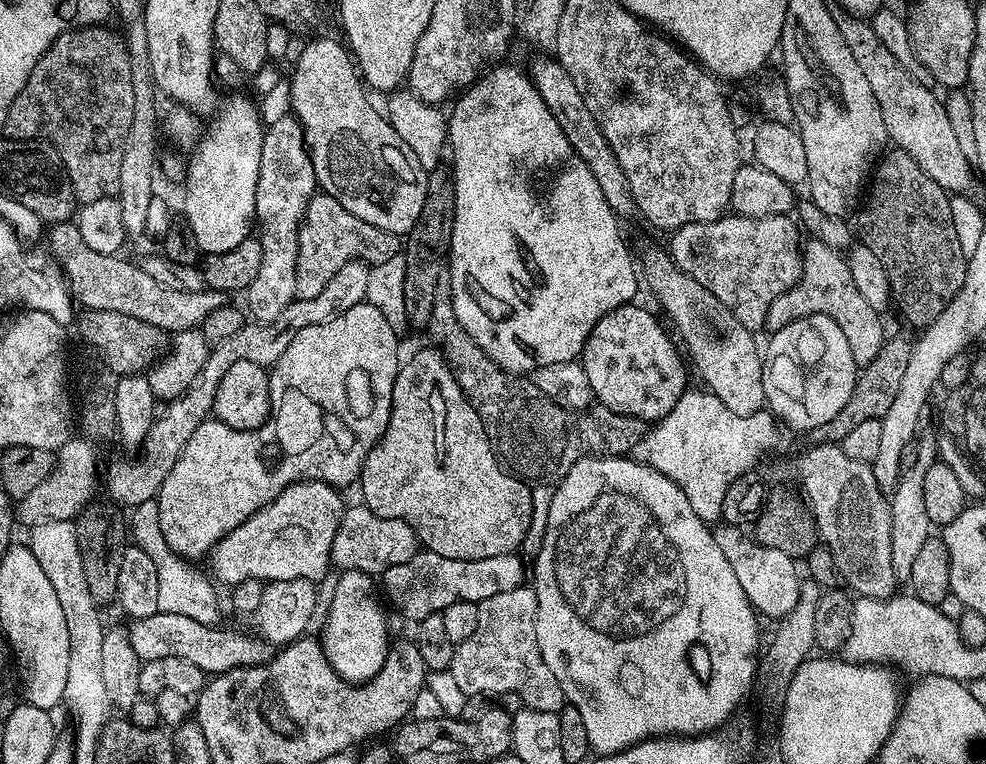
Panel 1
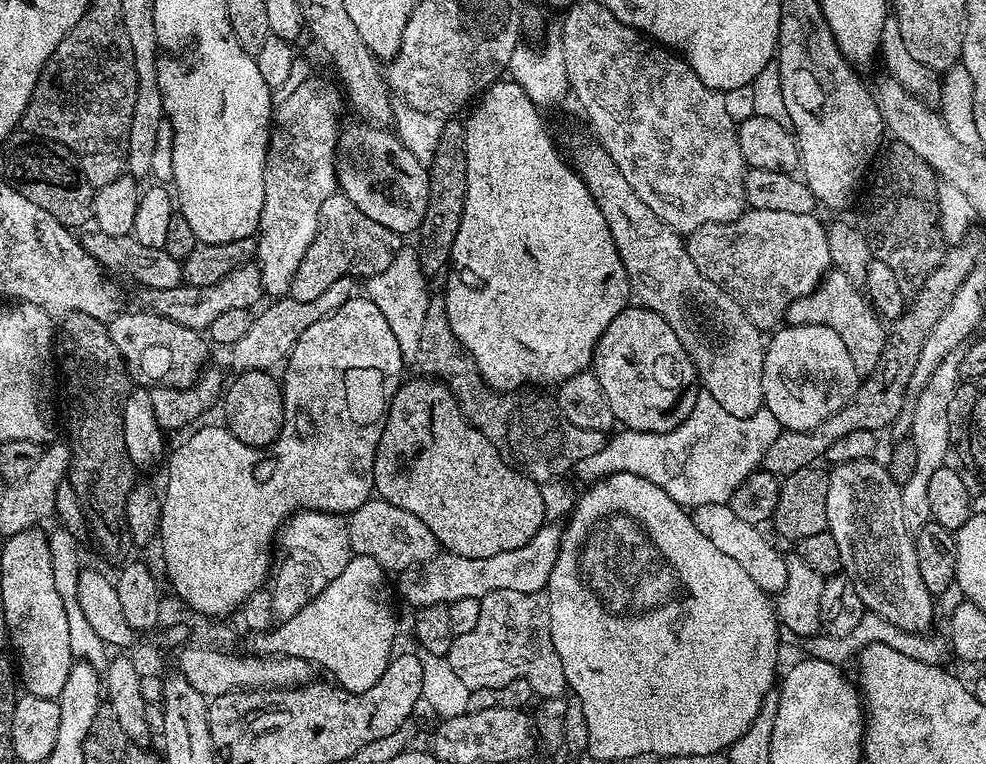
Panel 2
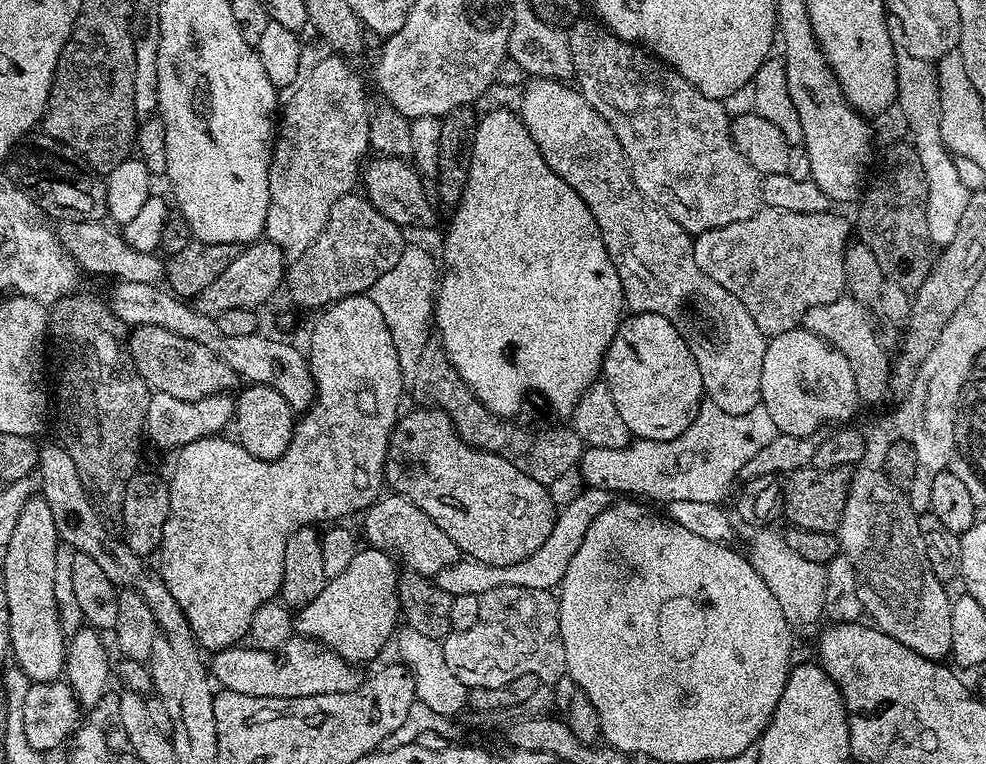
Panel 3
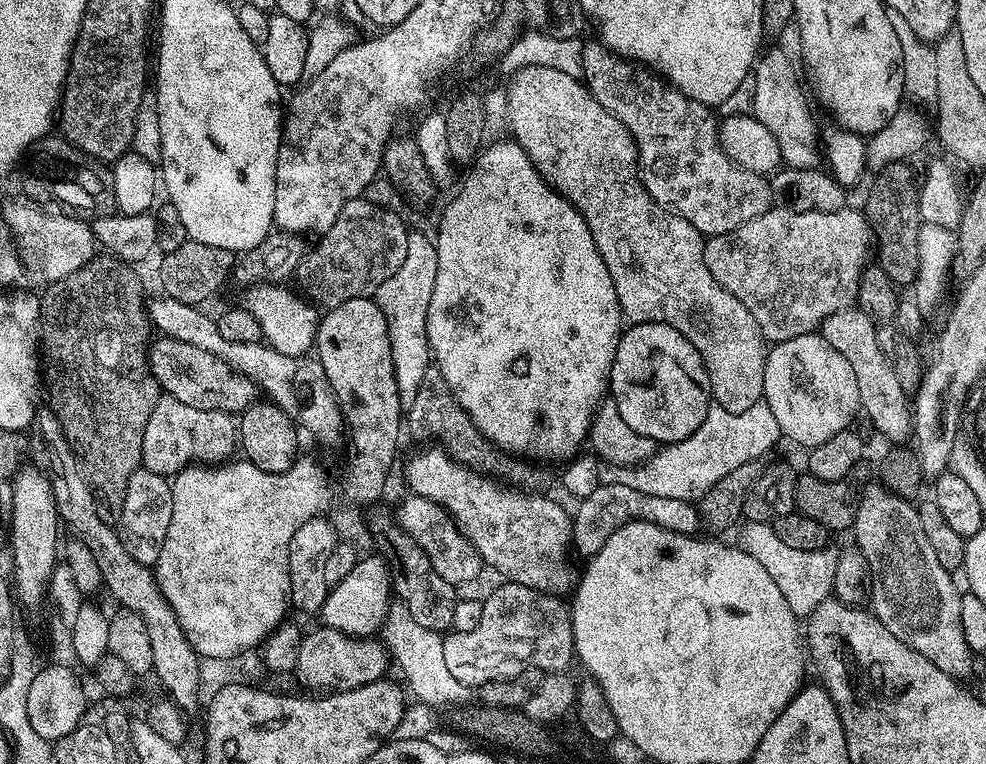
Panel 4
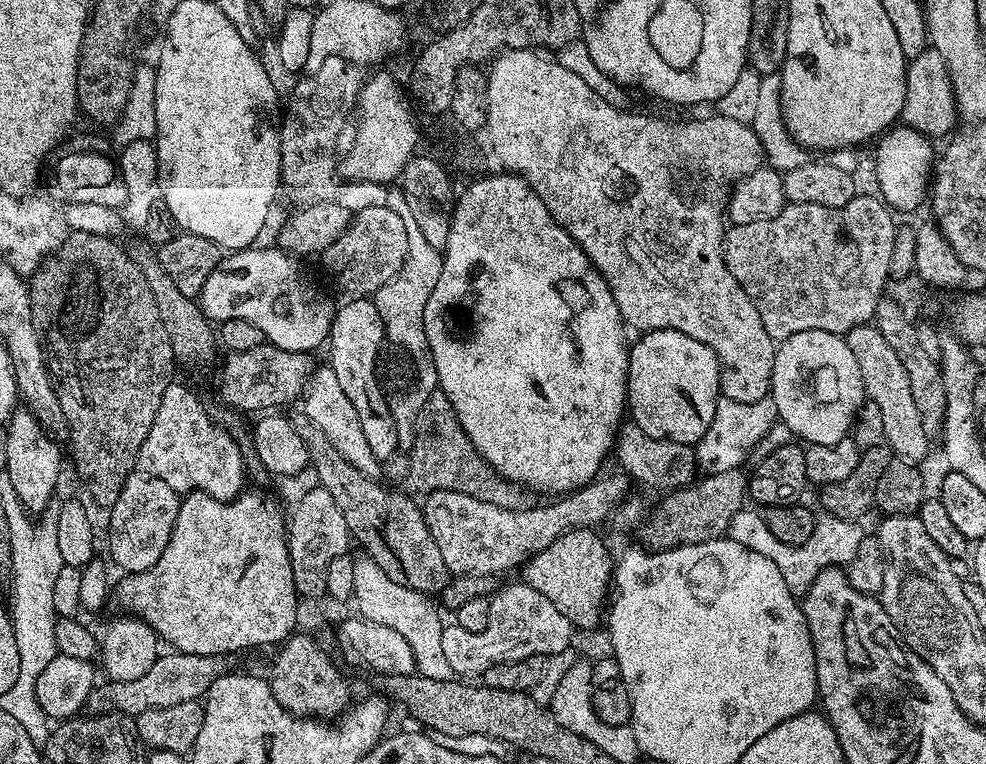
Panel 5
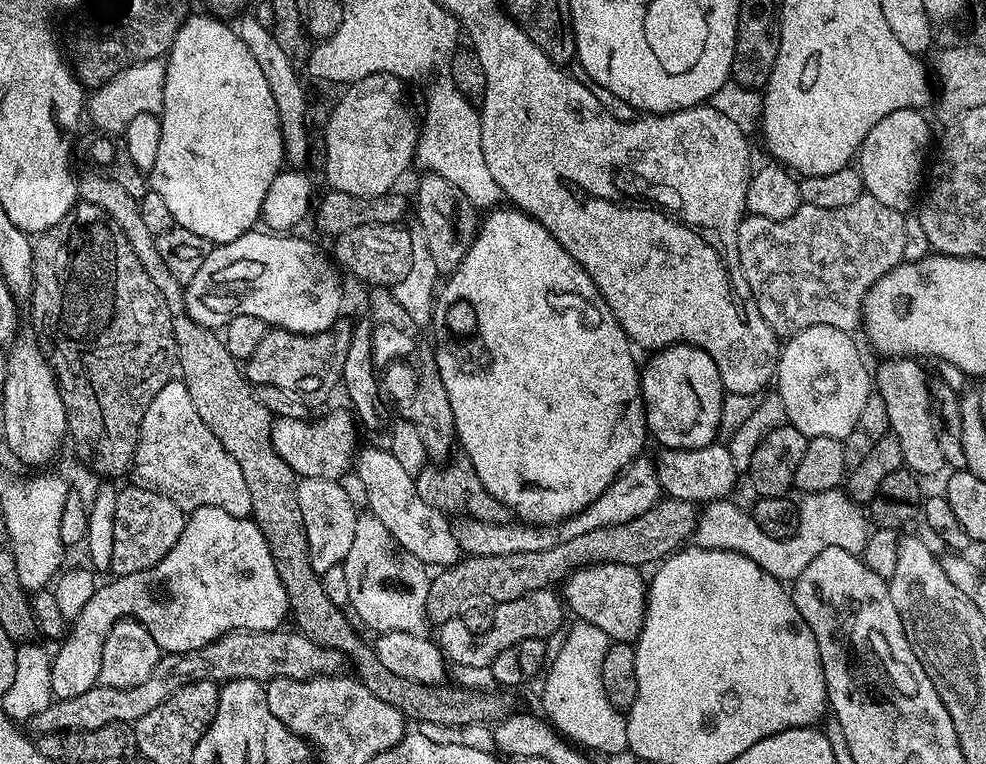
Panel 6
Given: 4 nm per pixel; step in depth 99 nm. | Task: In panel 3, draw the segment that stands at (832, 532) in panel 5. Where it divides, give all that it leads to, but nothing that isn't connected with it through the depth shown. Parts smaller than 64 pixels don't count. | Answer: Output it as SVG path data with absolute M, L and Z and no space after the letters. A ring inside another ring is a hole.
M768 526L761 527L760 532L752 540L750 559L753 566L762 574L766 586L770 586L770 594L778 598L778 606L782 606L782 614L786 614L789 624L812 624L823 617L824 595L826 594L827 570L825 565L809 562L790 550L787 539L780 536Z

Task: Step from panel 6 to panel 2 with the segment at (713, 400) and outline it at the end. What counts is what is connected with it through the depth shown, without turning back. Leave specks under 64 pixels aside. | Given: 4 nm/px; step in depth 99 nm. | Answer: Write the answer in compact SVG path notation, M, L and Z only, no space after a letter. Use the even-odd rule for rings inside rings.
M643 306L624 308L618 314L618 318L614 318L610 326L606 326L602 338L596 343L596 352L592 355L590 368L596 373L598 382L602 382L606 402L610 402L610 410L616 415L617 421L625 429L633 432L674 430L679 424L686 422L690 410L694 410L698 394L702 391L694 362L688 357L678 334L670 330L668 323L657 312Z

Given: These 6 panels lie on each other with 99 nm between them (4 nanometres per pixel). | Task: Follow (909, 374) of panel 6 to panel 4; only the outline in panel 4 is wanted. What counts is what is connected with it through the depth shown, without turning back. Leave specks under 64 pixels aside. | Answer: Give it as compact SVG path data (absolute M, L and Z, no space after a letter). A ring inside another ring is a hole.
M853 306L838 310L838 314L832 314L824 320L822 335L826 342L830 342L830 346L834 346L834 350L838 350L838 354L842 354L842 358L846 358L846 362L850 362L850 370L854 370L854 382L858 382L858 398L863 415L868 415L869 422L889 440L889 445L907 445L913 439L910 396L902 390L889 353L876 337L876 323L859 307Z

